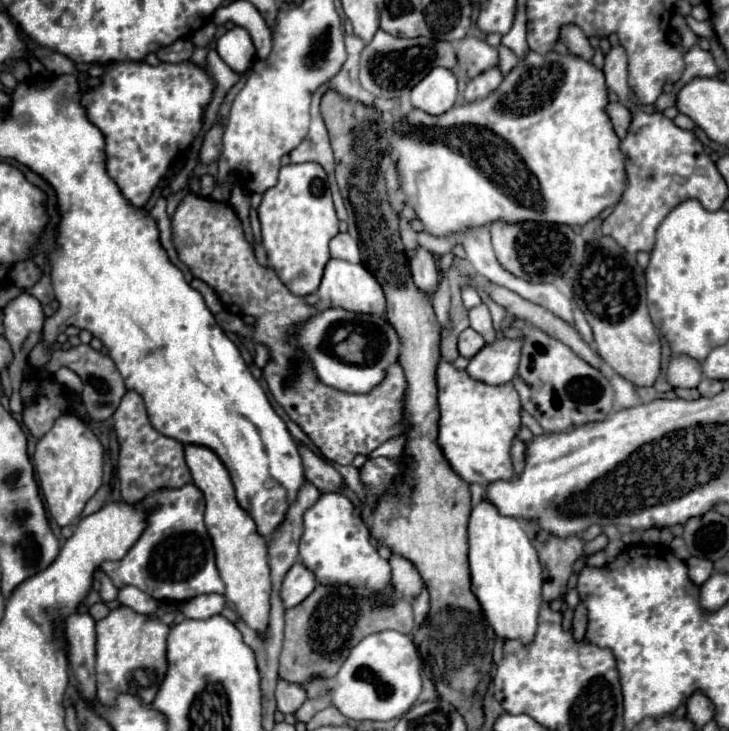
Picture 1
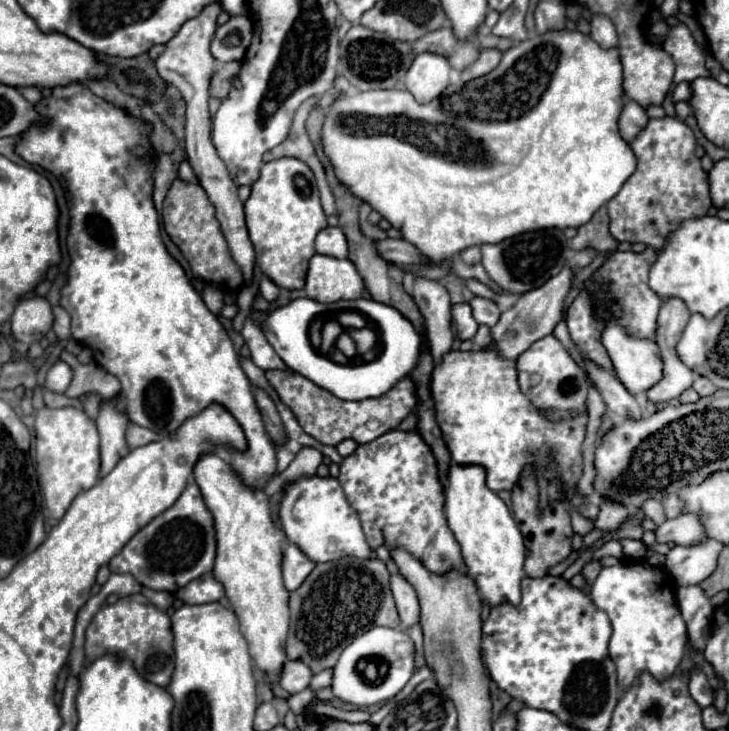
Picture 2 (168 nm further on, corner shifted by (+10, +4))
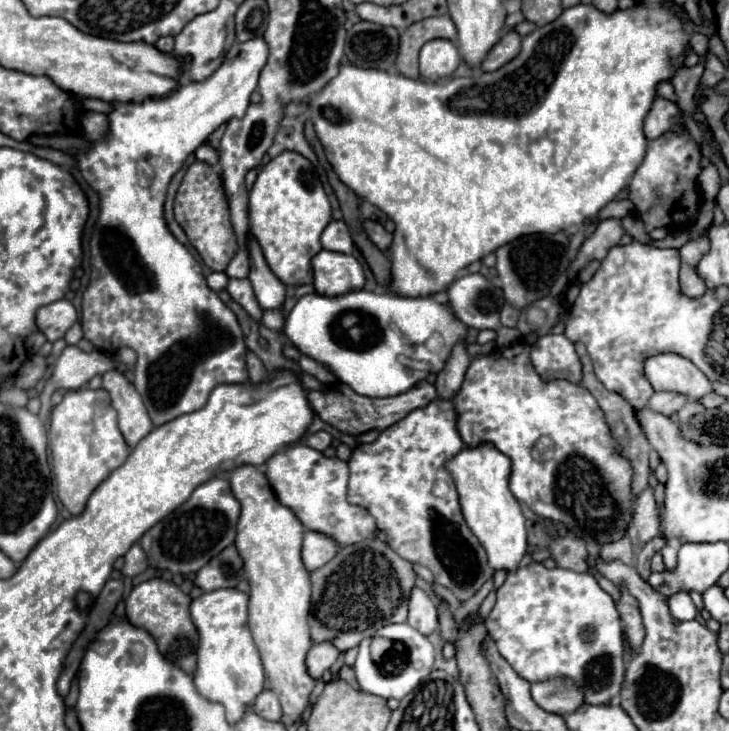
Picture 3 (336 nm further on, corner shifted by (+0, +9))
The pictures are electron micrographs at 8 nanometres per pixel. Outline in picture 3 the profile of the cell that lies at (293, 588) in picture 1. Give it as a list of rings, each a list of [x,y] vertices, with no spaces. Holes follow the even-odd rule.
[[[305,532],[303,540],[303,562],[309,572],[327,564],[339,552],[339,544],[333,538],[327,538],[319,532]]]

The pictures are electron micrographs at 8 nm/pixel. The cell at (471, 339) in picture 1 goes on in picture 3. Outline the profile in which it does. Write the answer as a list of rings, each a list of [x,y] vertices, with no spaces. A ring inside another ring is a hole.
[[[465,274],[461,278],[457,278],[449,290],[447,290],[447,296],[449,296],[449,304],[455,312],[455,316],[471,326],[471,328],[477,328],[477,330],[485,330],[485,328],[491,328],[491,330],[497,330],[499,332],[499,344],[501,346],[509,346],[513,340],[521,340],[521,332],[519,330],[509,330],[505,326],[501,326],[499,322],[499,310],[501,306],[505,304],[505,298],[503,298],[503,290],[497,288],[489,278],[485,278],[483,274]]]

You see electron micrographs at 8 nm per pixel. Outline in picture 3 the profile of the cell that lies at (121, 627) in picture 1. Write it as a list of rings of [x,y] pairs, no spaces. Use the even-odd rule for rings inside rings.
[[[151,578],[131,590],[127,598],[127,620],[135,626],[149,630],[159,642],[161,654],[175,660],[185,672],[193,674],[197,666],[195,652],[199,644],[199,632],[191,622],[189,604],[191,604],[191,596],[183,594],[173,582],[167,582],[163,578]]]

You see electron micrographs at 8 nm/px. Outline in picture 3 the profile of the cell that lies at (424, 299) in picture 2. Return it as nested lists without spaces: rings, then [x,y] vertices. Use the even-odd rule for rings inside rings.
[[[459,342],[453,348],[453,354],[447,360],[445,368],[437,374],[437,380],[435,380],[437,398],[441,398],[441,400],[453,400],[455,398],[455,394],[461,390],[461,384],[463,384],[463,378],[465,378],[469,364],[471,364],[471,360],[467,356],[465,344]]]

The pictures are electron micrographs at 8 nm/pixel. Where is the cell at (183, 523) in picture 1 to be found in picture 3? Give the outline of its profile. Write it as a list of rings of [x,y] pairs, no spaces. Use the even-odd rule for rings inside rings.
[[[217,476],[201,484],[185,504],[181,504],[175,512],[171,512],[169,518],[155,524],[141,538],[141,546],[147,554],[149,566],[183,576],[201,570],[215,554],[219,554],[235,540],[239,510],[241,504],[233,496],[231,486],[225,478]]]

